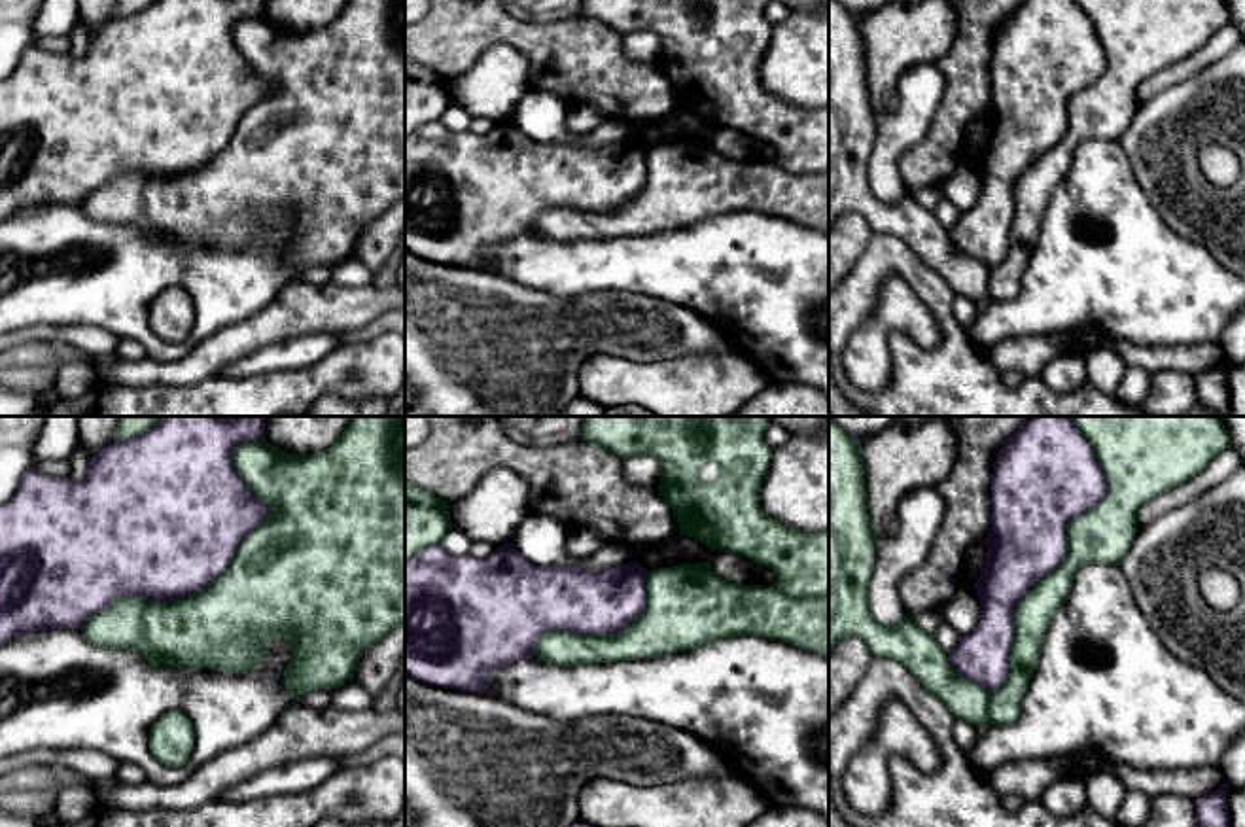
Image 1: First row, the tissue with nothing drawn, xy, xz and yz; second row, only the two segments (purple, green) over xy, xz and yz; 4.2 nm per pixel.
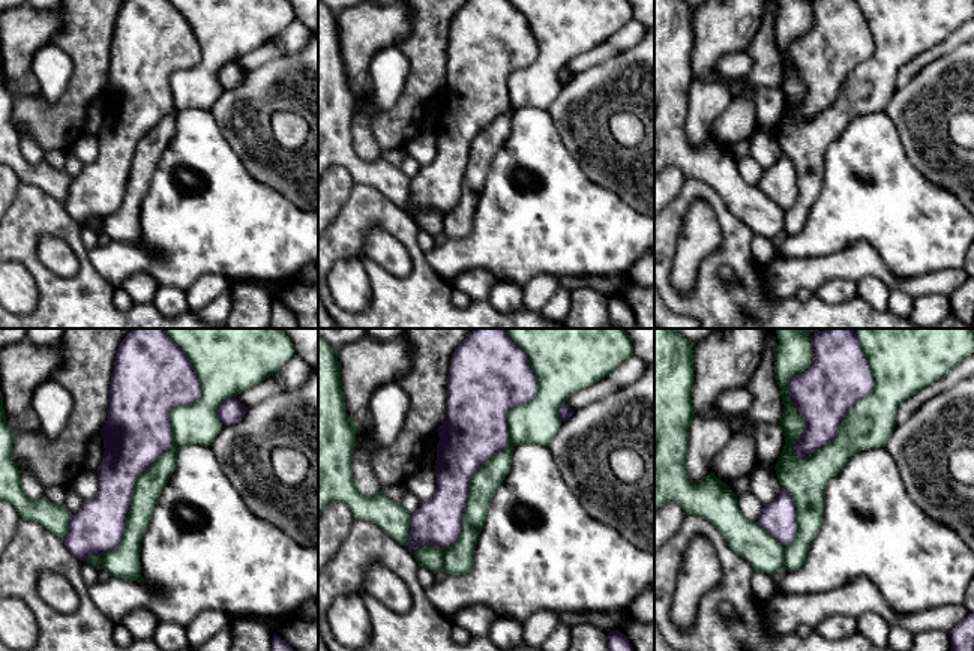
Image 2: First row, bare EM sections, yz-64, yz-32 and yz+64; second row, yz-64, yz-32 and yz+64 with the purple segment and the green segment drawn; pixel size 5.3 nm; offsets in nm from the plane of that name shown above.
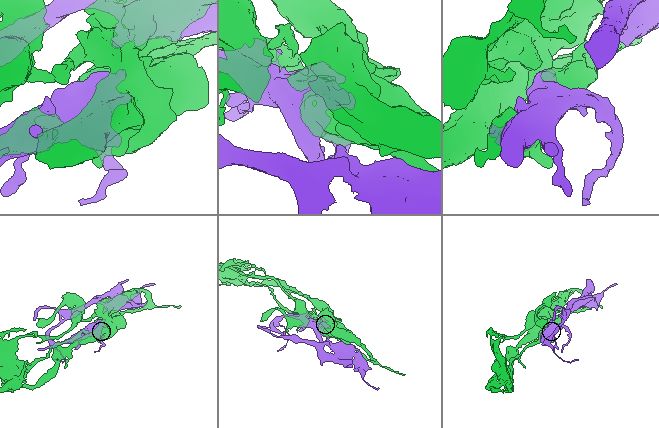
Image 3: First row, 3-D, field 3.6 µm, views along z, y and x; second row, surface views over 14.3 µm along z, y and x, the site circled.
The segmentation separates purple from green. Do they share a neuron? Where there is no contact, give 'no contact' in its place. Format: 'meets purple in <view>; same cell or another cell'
meets purple in yz; same cell

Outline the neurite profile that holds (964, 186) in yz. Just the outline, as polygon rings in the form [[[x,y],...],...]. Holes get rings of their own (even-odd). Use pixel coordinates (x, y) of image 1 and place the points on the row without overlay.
[[[967,155],[959,159],[950,178],[940,185],[944,197],[954,202],[959,212],[971,210],[978,202],[982,191],[976,165]]]

